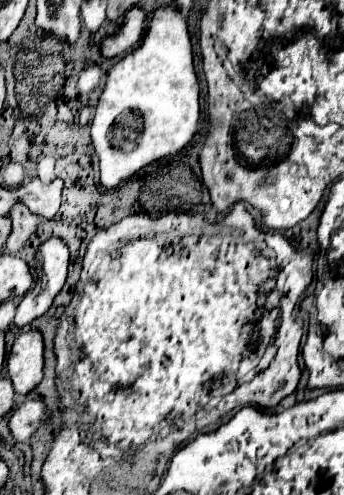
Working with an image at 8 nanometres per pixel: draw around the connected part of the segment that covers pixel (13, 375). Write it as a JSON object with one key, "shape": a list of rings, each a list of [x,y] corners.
{"shape":[[[38,330],[22,332],[14,340],[6,356],[6,370],[16,394],[28,394],[42,380],[42,358],[44,346]]]}

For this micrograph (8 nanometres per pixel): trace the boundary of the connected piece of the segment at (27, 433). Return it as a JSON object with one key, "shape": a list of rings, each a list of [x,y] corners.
{"shape":[[[26,400],[24,404],[16,406],[8,416],[10,434],[18,442],[28,442],[30,436],[36,432],[36,428],[42,424],[42,414],[44,414],[44,404],[42,402]]]}

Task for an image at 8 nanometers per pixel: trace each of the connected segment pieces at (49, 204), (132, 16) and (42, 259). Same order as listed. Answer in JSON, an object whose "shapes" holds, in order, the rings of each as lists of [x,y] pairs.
{"shapes":[[[[32,178],[28,184],[20,188],[22,204],[28,206],[32,214],[38,214],[46,220],[54,218],[54,214],[60,208],[60,192],[62,192],[62,180],[56,178],[50,184],[40,182],[40,178]]],[[[132,8],[126,12],[126,18],[120,26],[120,30],[112,36],[106,36],[102,42],[100,42],[100,52],[104,58],[116,58],[128,50],[132,50],[144,30],[146,30],[146,24],[148,24],[148,16],[142,8]]],[[[48,238],[36,250],[36,282],[30,292],[22,298],[16,308],[14,324],[18,328],[30,324],[34,318],[42,316],[50,306],[54,296],[62,290],[68,272],[68,246],[62,238]]]]}

